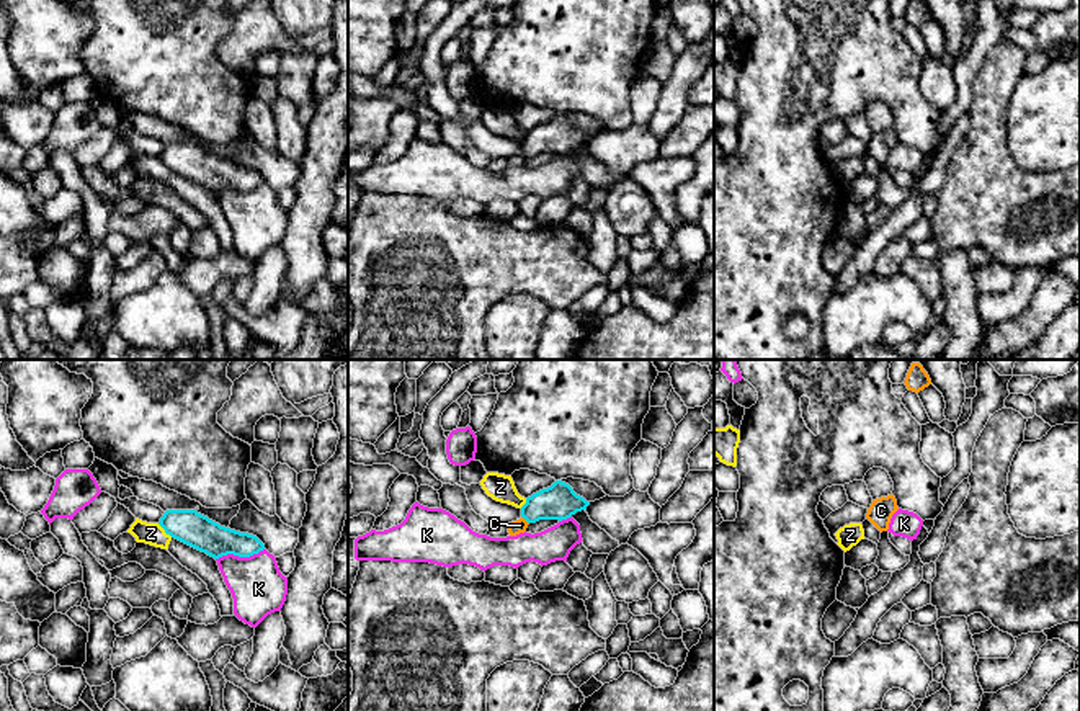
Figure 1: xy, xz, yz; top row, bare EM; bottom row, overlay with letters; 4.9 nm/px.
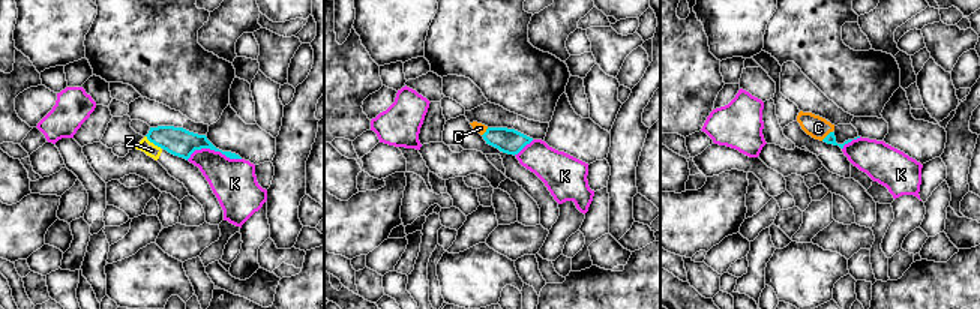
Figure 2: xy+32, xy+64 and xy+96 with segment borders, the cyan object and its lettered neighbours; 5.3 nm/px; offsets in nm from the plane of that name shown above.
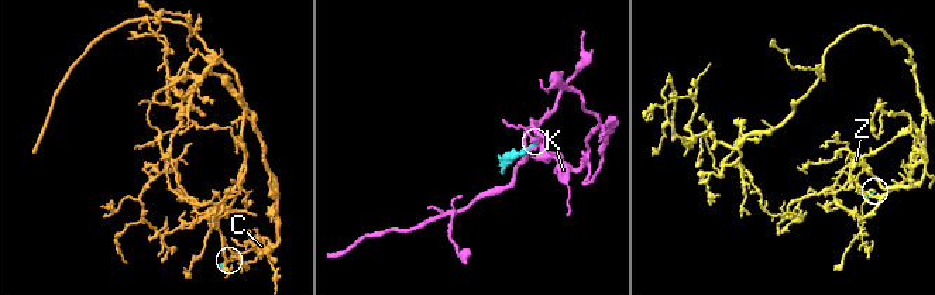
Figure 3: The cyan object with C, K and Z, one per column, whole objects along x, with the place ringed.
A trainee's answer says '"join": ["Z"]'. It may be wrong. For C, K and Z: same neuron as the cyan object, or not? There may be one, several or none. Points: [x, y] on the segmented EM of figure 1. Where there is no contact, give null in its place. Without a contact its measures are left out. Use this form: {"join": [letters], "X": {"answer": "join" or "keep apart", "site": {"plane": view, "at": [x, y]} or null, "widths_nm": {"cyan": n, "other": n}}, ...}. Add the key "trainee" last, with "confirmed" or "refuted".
{"join": ["C"], "C": {"answer": "join", "site": {"plane": "xz", "at": [525, 518]}, "widths_nm": {"cyan": 180, "other": 70}}, "K": {"answer": "keep apart", "site": {"plane": "xy", "at": [239, 556]}, "widths_nm": {"cyan": 160, "other": 280}}, "Z": {"answer": "keep apart", "site": {"plane": "xy", "at": [165, 532]}, "widths_nm": {"cyan": 160, "other": 110}}, "trainee": "refuted"}

